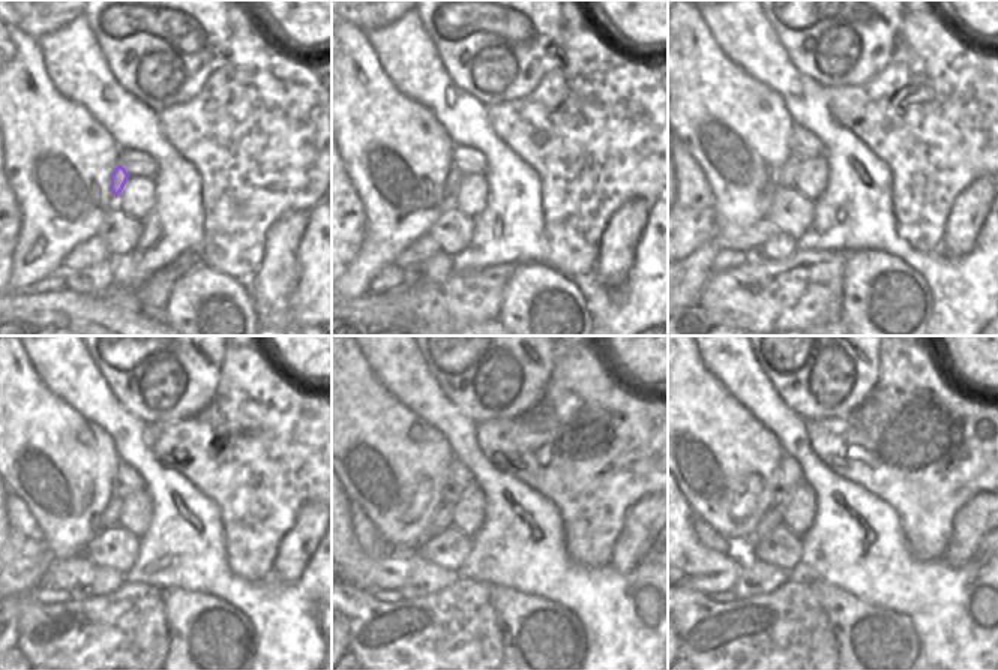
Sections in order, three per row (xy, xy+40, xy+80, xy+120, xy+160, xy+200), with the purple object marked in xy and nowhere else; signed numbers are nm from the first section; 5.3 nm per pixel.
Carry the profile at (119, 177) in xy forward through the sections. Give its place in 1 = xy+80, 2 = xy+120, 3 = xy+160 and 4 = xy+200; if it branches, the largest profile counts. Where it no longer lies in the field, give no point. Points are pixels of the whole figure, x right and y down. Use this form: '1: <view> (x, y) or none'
1: xy+80 (787, 177)
2: xy+120 (110, 516)
3: xy+160 (443, 517)
4: xy+200 (773, 519)

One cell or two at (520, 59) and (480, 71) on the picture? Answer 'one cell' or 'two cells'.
one cell

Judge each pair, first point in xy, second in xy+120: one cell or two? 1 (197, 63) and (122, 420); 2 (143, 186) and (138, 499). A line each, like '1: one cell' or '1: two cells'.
1: two cells
2: one cell

